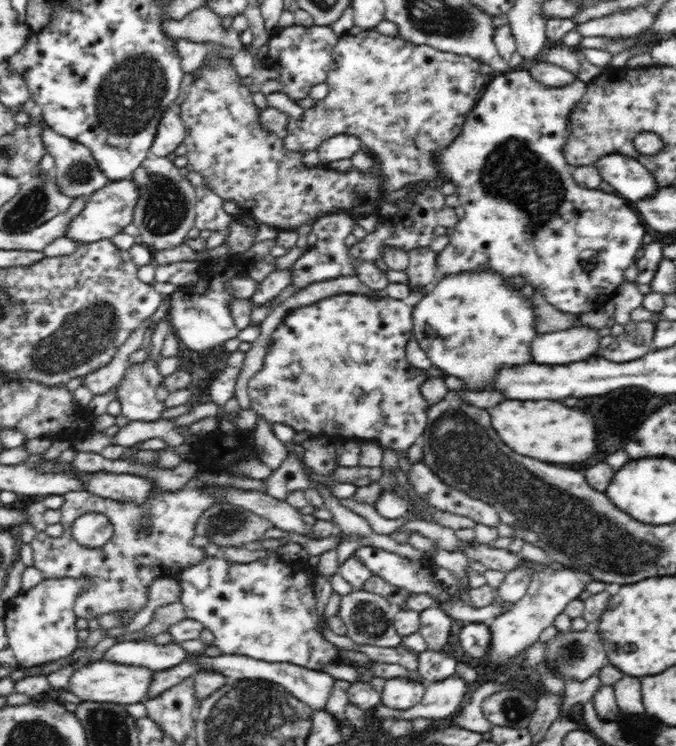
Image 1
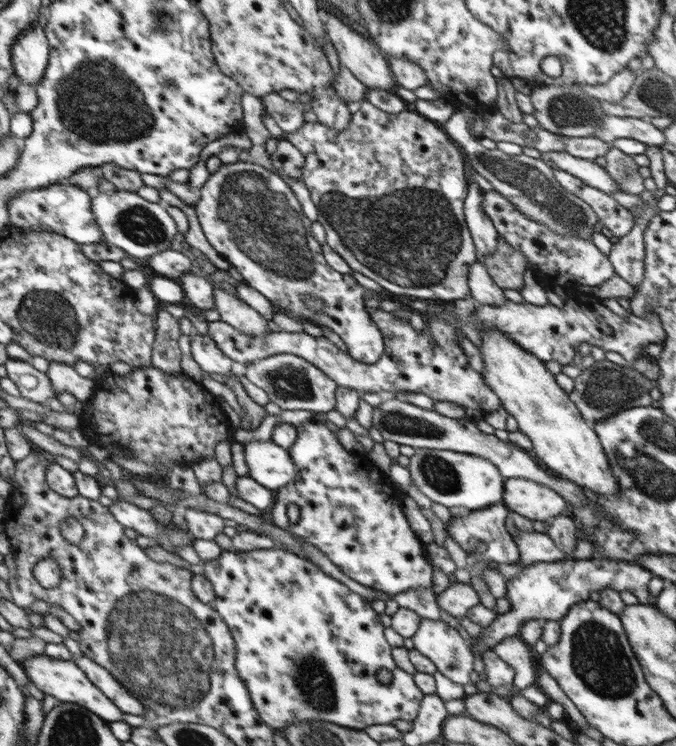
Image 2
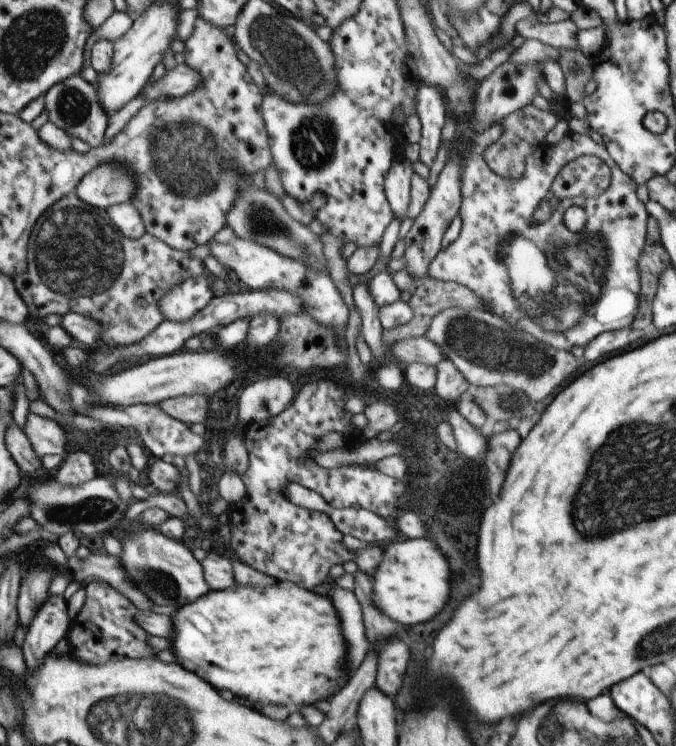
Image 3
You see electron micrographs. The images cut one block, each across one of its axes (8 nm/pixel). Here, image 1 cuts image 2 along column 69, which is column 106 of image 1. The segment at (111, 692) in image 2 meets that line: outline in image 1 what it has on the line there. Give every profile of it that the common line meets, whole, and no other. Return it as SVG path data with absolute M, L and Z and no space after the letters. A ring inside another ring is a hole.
M150 641L117 642L104 652L103 659L114 663L144 666L154 674L188 660L188 652L179 643L159 645Z

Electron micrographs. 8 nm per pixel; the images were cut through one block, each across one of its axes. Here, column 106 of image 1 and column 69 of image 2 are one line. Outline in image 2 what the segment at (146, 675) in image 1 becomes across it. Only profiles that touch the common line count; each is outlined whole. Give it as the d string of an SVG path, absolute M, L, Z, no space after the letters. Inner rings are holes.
M48 655L31 656L18 662L25 670L29 681L46 694L50 694L61 702L73 702L91 710L96 716L103 718L108 723L122 721L124 712L119 709L104 693L87 677L74 661L58 660Z

